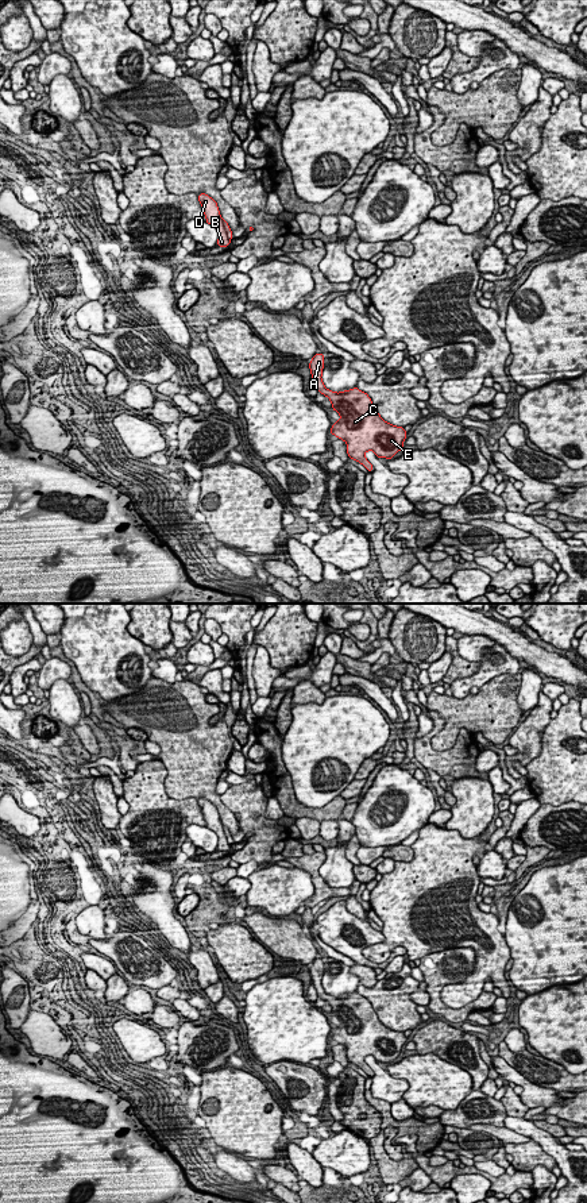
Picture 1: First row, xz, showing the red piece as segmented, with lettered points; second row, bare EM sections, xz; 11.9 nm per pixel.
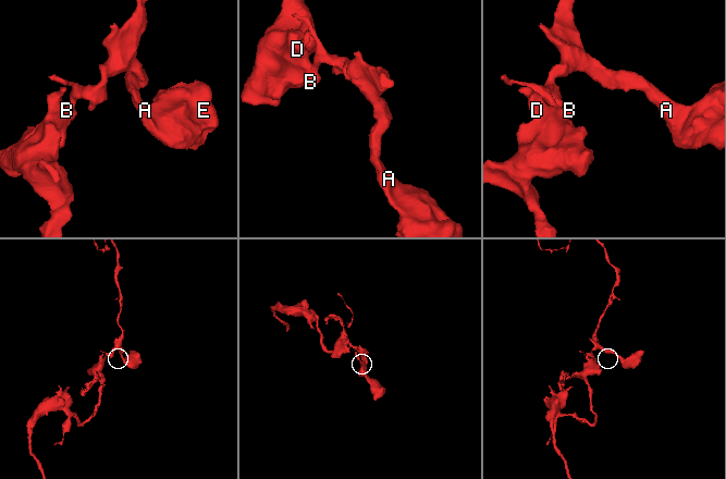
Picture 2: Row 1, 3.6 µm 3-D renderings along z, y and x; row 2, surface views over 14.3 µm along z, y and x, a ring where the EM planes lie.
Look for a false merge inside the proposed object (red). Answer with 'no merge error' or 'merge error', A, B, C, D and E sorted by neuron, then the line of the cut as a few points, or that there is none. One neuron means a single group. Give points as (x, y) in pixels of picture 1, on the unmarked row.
merge error; groups A C E / B D; cut xz (223, 826), (228, 844)

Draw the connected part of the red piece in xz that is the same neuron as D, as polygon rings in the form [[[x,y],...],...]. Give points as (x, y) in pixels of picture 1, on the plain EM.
[[[205,798],[198,799],[198,806],[204,814],[204,820],[206,822],[206,828],[213,830],[219,837],[217,851],[227,852],[231,845],[228,844],[227,836],[224,833],[224,825],[220,821],[220,816],[217,807]]]

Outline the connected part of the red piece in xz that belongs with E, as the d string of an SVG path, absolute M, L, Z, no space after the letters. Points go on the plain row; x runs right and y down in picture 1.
M317 957L312 963L309 973L318 998L327 1000L332 1007L332 1014L340 1019L340 1025L333 1027L331 1038L347 1048L348 1063L372 1076L372 1069L364 1061L367 1056L374 1056L378 1063L391 1064L402 1054L408 1037L402 1032L385 1026L367 998L358 992L336 998L324 991L321 984L323 959Z

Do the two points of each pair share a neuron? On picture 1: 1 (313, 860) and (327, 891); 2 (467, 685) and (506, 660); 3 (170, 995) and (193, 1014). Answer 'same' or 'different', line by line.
1: same
2: same
3: different

